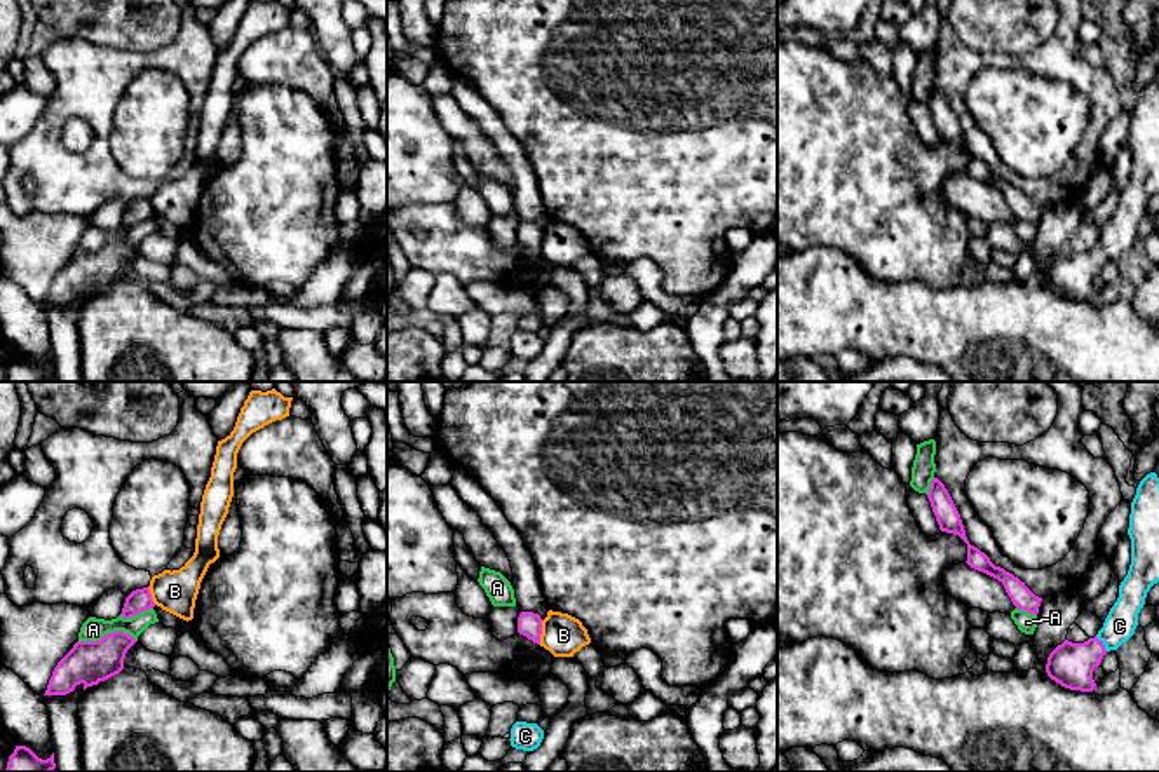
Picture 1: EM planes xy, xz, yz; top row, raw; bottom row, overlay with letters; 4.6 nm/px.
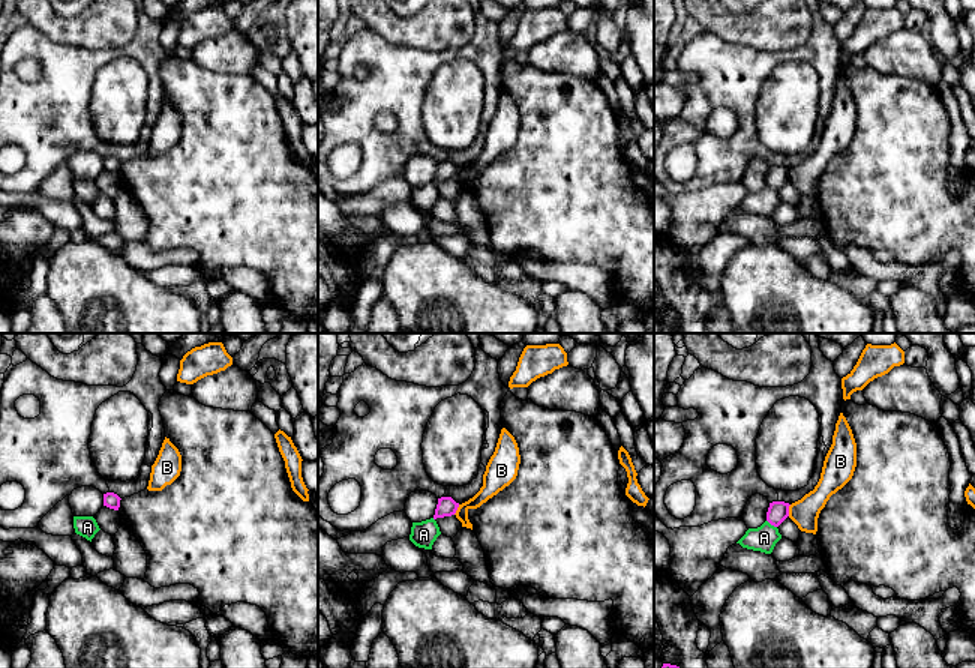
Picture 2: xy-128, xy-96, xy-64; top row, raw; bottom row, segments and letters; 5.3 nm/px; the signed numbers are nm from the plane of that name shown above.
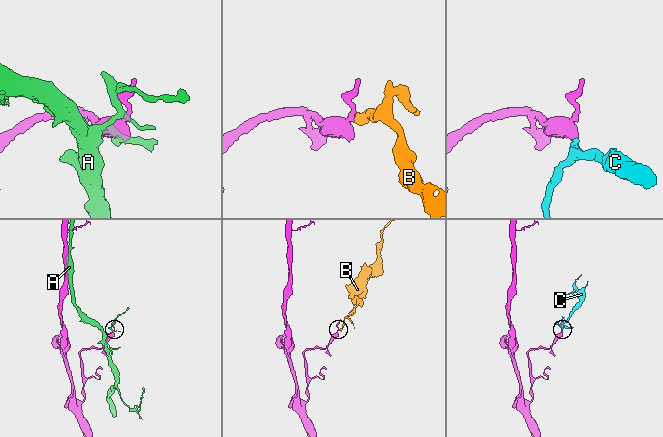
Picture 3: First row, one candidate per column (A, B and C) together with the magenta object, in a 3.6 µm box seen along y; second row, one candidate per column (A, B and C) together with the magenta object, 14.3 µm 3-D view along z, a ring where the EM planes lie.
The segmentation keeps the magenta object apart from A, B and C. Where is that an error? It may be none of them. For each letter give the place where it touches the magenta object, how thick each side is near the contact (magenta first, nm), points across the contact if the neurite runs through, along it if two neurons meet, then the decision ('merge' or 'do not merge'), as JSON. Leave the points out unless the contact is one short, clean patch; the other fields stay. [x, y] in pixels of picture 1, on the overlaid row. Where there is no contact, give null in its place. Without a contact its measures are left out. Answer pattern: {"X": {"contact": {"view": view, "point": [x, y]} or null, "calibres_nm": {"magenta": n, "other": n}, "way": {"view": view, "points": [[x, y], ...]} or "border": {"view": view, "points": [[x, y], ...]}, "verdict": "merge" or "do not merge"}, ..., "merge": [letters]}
{"A": {"contact": {"view": "xy", "point": [108, 633]}, "calibres_nm": {"magenta": 200, "other": 110}, "verdict": "do not merge"}, "B": {"contact": {"view": "xz", "point": [541, 633]}, "calibres_nm": {"magenta": 110, "other": 190}, "border": {"view": "xz", "points": [[542, 621], [539, 643]]}, "verdict": "do not merge"}, "C": {"contact": {"view": "yz", "point": [1102, 643]}, "calibres_nm": {"magenta": 200, "other": 150}, "way": {"view": "yz", "points": [[1070, 664], [1102, 643], [1119, 626]]}, "verdict": "merge"}, "merge": ["C"]}

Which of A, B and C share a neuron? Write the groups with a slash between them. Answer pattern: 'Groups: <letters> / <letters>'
Groups: A / B / C

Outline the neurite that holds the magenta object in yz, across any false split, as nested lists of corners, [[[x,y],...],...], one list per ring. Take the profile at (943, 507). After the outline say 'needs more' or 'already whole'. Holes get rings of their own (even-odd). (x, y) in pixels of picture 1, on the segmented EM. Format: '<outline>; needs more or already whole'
[[[934,477],[931,481],[927,498],[931,502],[931,507],[936,516],[936,521],[939,525],[939,530],[959,535],[967,544],[967,561],[966,563],[971,568],[997,579],[1004,586],[1007,596],[1011,598],[1013,605],[1018,610],[1037,615],[1042,598],[1035,596],[1025,586],[1025,582],[1021,582],[1018,577],[1006,572],[1004,568],[995,566],[985,552],[981,552],[978,547],[969,544],[960,514],[950,497],[948,490],[938,477]]]; already whole

